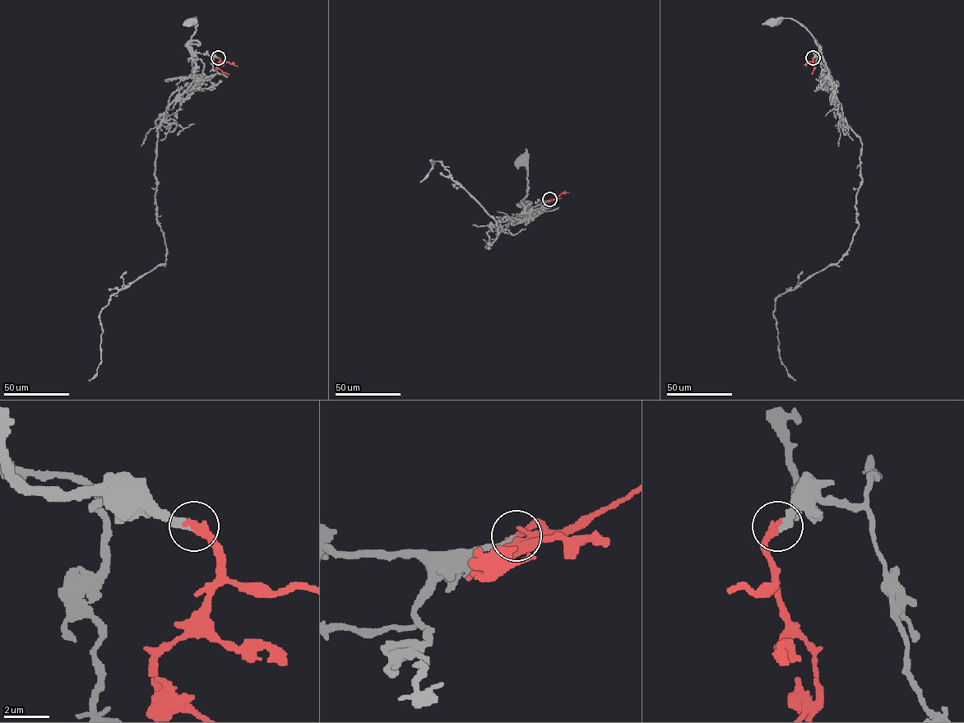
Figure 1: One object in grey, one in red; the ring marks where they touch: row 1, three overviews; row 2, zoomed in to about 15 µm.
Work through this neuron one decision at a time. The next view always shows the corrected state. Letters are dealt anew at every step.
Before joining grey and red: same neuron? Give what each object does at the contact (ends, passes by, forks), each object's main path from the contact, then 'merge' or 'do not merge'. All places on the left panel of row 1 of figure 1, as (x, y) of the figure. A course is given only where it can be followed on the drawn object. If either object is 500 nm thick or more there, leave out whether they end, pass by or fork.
grey ends | red ends | grey via (219, 57), (193, 52), (188, 46), (195, 30), (196, 18), (192, 21) | red via (219, 57), (220, 61), (216, 66), (229, 74) | merge

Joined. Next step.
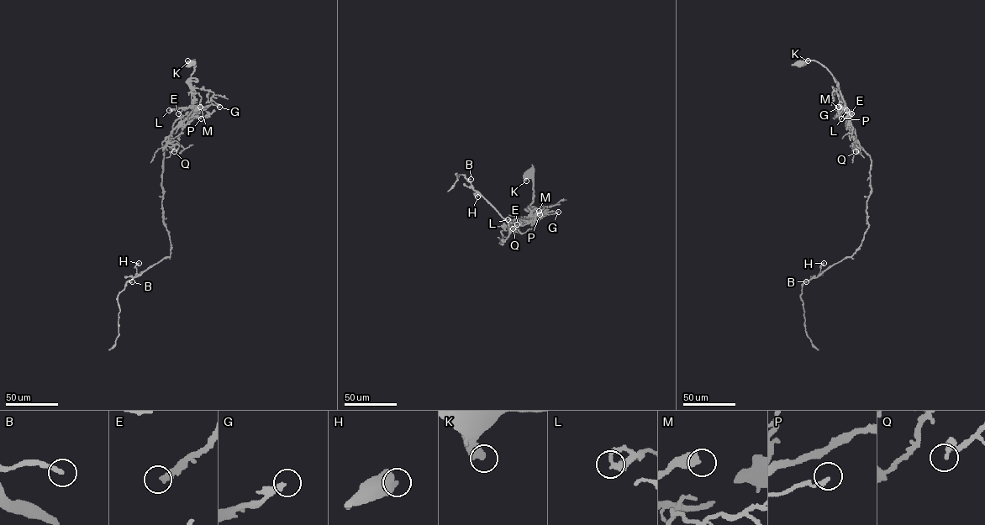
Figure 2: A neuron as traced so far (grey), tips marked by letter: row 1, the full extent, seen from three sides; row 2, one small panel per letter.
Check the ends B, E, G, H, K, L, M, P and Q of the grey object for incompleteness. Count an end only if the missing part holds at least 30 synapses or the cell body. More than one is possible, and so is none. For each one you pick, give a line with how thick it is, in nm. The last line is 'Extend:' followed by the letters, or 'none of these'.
E: calibre 340 nm
G: calibre 280 nm
Extend: E, G

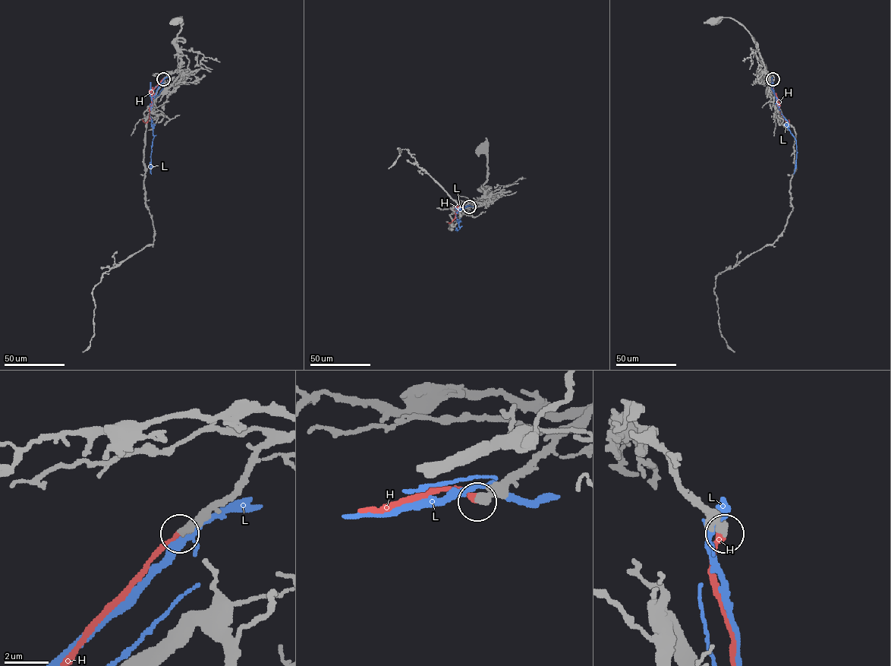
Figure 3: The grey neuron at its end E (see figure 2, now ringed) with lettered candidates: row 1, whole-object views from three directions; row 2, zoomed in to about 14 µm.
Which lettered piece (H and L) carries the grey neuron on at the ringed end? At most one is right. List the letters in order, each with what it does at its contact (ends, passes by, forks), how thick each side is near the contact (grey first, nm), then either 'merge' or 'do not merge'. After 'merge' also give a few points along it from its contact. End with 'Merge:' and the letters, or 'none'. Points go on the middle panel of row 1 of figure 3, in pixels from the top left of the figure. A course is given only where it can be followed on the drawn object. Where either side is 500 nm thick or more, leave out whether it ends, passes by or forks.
H: it ends there; 360 nm thick on the grey side, 260 nm on the other; merge; it runs (469, 206), (458, 206), (454, 218), (447, 222)
L: it forks there; 440 nm thick on the grey side, 240 nm on the other; do not merge
Merge: H

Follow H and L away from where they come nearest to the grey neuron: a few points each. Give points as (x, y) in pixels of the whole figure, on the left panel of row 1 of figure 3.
H: (163, 78), (152, 91), (148, 121), (145, 122), (141, 119)
L: (164, 78), (149, 92), (152, 103), (149, 117), (154, 137), (150, 156), (151, 174)

